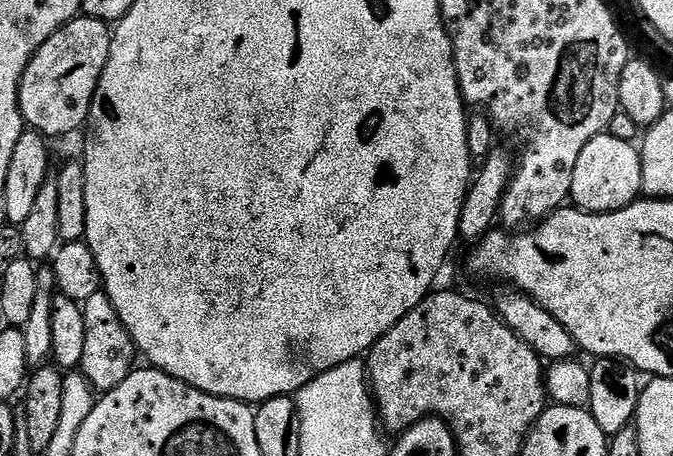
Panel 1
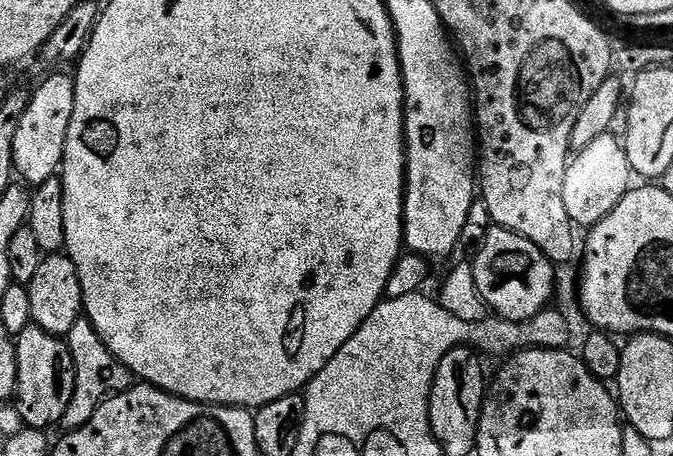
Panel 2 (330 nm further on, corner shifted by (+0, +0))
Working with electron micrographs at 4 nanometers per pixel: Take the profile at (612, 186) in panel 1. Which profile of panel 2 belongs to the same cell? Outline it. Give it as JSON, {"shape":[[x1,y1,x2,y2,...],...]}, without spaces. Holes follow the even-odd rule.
{"shape":[[612,134,594,138,590,146,579,149,571,157,566,170,566,186,562,189,562,198,566,202,566,214,570,214,573,225,581,229,582,227,584,230,591,229,593,224,606,218,606,214,610,214,610,210,614,210,614,206,618,206,620,199,633,187,634,173,624,144,619,139,616,141,615,138,617,139]]}

